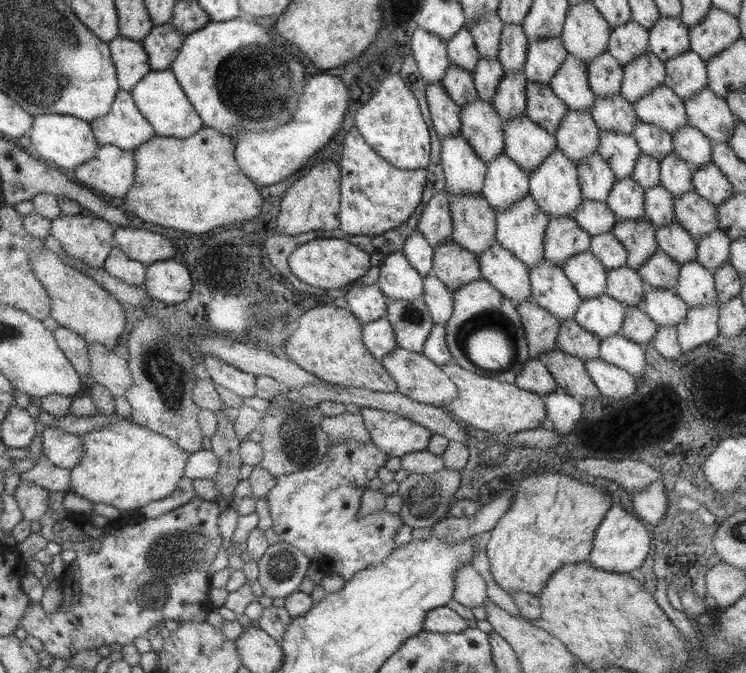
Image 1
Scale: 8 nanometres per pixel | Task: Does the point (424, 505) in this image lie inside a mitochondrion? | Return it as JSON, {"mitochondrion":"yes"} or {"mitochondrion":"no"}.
{"mitochondrion":"yes"}

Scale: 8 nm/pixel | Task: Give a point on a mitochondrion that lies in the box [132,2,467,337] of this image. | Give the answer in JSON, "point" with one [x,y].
{"point":[237,93]}

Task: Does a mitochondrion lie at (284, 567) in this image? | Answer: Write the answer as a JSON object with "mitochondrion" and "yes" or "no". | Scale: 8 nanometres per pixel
{"mitochondrion":"yes"}

